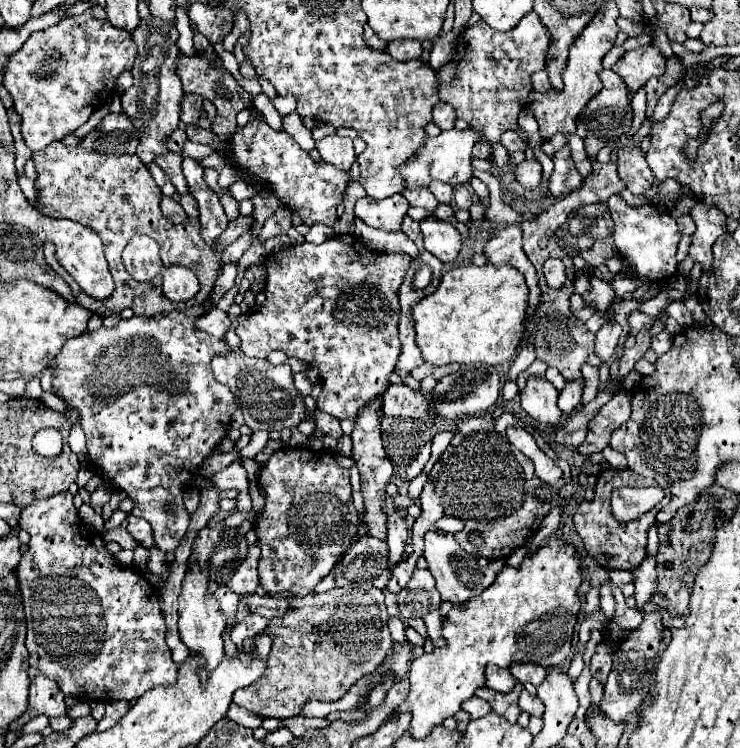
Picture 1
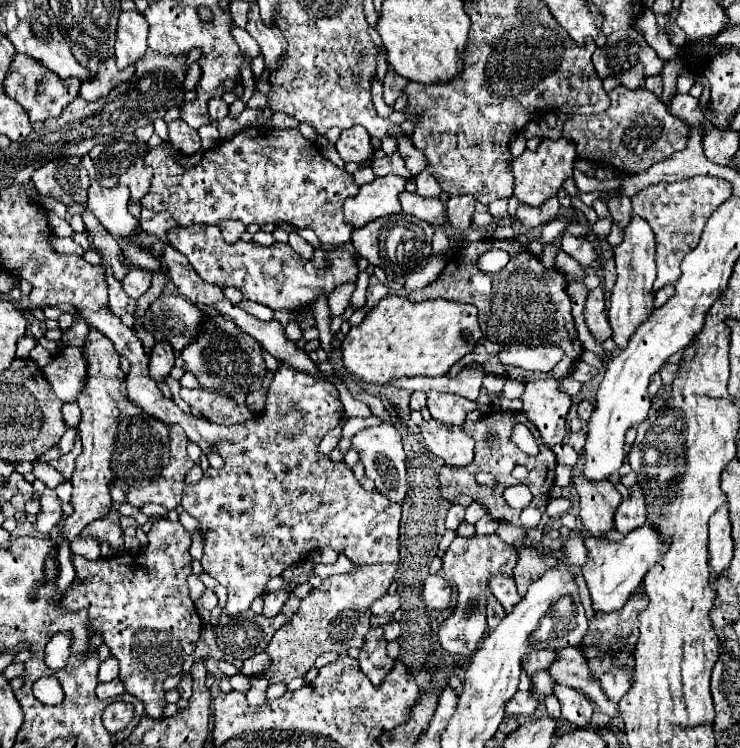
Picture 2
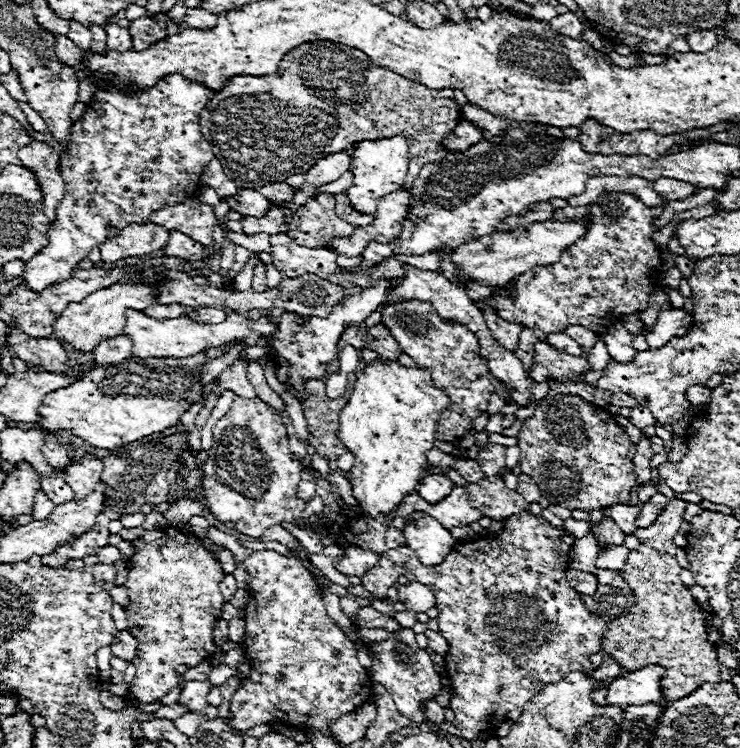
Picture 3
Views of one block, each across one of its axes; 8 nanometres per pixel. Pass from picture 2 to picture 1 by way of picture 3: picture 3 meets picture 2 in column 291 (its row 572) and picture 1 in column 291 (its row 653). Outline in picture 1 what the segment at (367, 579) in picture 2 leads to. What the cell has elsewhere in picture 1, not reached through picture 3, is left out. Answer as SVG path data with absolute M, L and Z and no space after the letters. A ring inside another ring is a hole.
M372 584L336 586L328 592L294 598L284 616L272 618L264 634L272 636L270 666L260 680L234 692L234 704L264 718L296 716L308 700L340 700L358 678L374 672L392 650L384 592Z

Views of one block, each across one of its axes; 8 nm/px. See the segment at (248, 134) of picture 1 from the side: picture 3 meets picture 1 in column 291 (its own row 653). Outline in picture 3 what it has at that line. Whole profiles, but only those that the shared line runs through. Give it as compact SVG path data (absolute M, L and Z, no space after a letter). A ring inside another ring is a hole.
M164 528L164 530L144 530L142 538L134 540L134 554L128 560L128 578L126 578L126 592L128 592L128 606L124 608L128 620L128 632L138 642L138 654L134 658L136 676L130 682L130 694L144 704L156 702L172 688L176 688L178 680L178 666L198 666L200 662L210 658L214 648L212 630L222 614L224 598L218 590L218 584L224 580L224 570L214 552L210 552L198 536L180 528Z

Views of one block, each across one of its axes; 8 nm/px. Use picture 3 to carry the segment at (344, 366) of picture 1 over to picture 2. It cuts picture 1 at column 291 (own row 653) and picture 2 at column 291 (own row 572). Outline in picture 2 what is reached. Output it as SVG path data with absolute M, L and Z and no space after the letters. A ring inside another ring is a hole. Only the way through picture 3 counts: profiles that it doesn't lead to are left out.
M196 224L194 226L176 226L172 230L172 246L184 254L196 274L208 284L226 288L238 288L246 300L268 306L270 310L294 310L300 312L306 306L314 304L316 298L324 292L326 296L348 282L356 282L358 266L356 254L344 248L334 250L316 250L310 260L304 260L296 254L288 244L274 244L264 248L256 242L238 240L234 244L226 244L220 228L212 224Z

